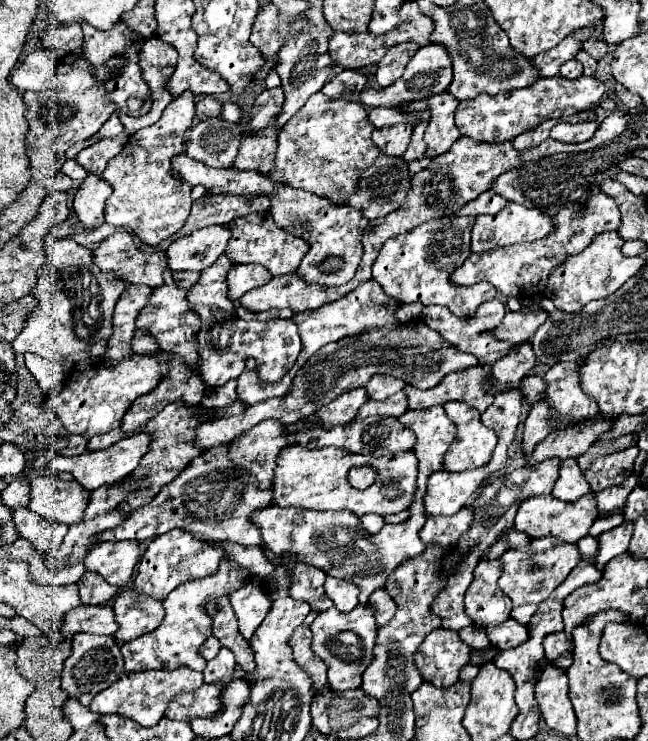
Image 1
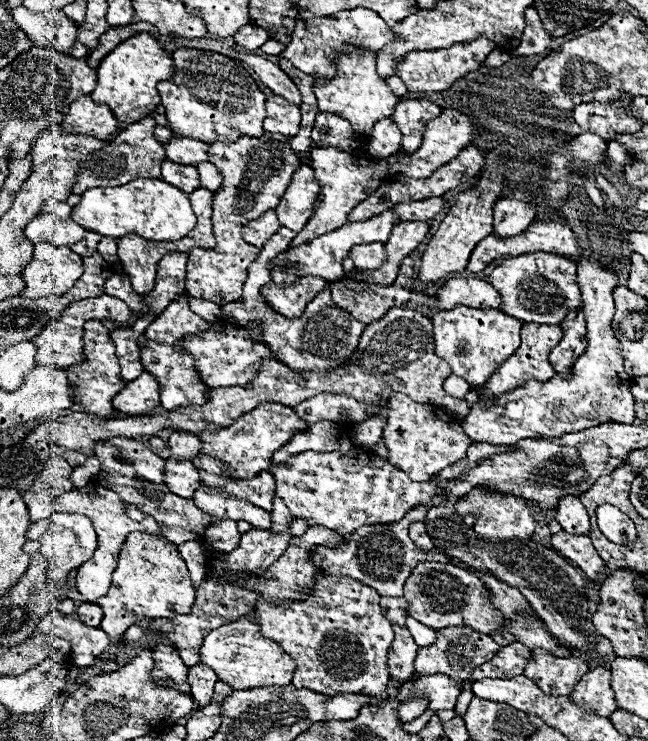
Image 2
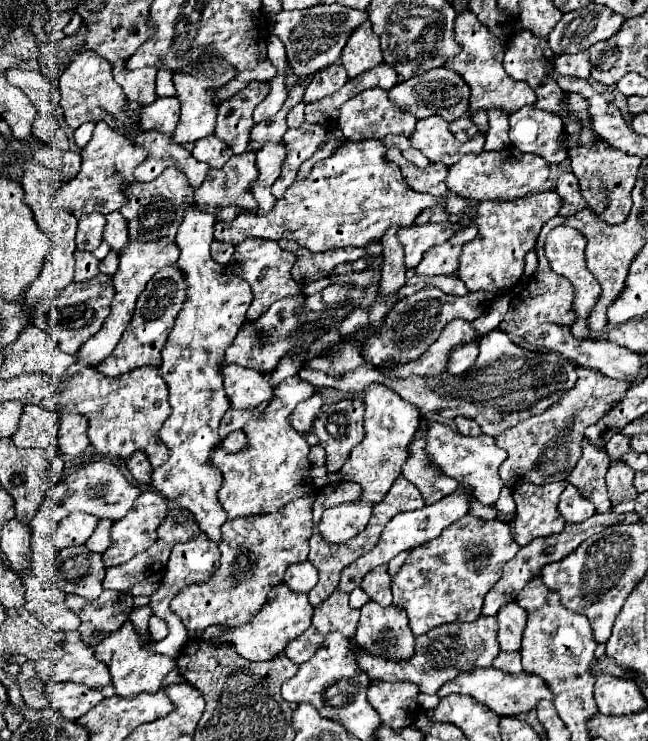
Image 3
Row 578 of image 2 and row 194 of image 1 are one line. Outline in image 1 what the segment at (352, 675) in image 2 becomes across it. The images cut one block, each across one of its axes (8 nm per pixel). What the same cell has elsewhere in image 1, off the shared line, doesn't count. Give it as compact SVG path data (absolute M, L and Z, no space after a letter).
M322 92L310 96L304 108L278 134L278 152L270 180L300 188L342 204L358 190L362 172L380 156L372 142L372 130L366 108L350 98L330 98Z

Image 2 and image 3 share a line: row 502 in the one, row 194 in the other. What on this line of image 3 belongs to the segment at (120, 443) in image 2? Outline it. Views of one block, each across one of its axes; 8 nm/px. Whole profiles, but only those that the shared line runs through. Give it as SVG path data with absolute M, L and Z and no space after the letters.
M166 168L156 180L148 184L138 184L138 182L130 184L126 188L126 196L128 196L128 202L126 206L120 208L120 214L128 222L130 242L120 252L120 266L118 266L118 272L112 276L114 288L116 288L116 296L112 300L112 312L106 318L106 324L100 328L100 332L92 336L78 352L78 360L90 366L96 366L100 360L112 354L112 350L120 342L120 336L132 318L136 300L146 288L146 284L150 282L150 278L160 268L176 264L180 250L174 238L176 238L178 224L182 222L182 208L186 208L186 204L194 204L194 188L186 180L186 176L178 172L178 168Z

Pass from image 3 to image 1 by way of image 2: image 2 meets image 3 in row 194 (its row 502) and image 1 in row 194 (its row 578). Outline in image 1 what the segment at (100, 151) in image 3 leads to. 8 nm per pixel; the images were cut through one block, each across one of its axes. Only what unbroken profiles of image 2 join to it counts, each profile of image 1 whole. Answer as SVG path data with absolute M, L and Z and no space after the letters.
M88 174L76 196L74 196L73 208L84 228L100 228L104 224L104 202L110 198L112 188L92 174Z

